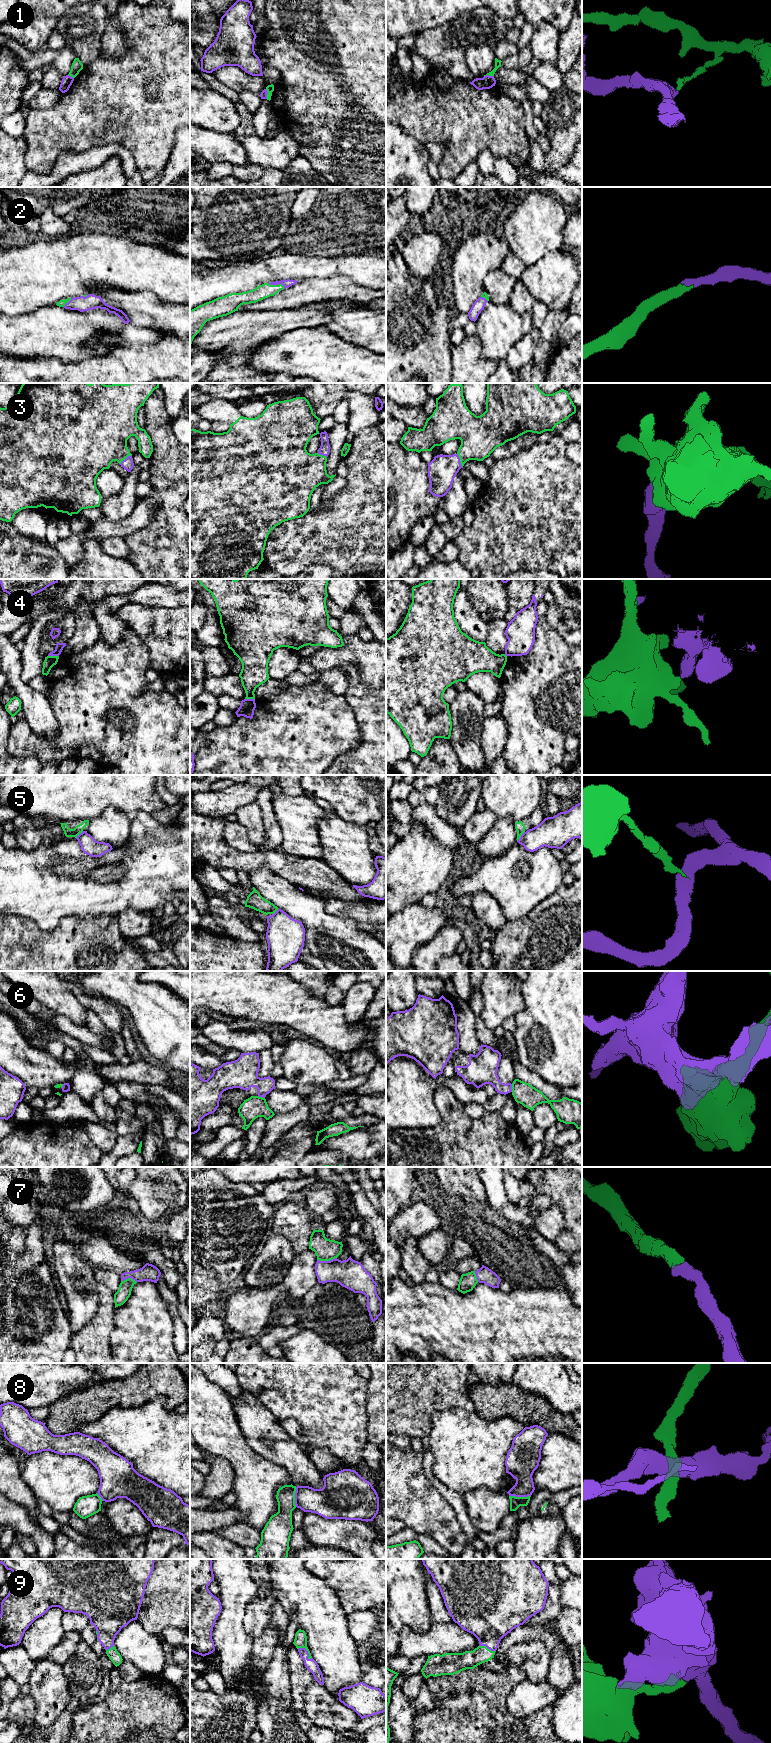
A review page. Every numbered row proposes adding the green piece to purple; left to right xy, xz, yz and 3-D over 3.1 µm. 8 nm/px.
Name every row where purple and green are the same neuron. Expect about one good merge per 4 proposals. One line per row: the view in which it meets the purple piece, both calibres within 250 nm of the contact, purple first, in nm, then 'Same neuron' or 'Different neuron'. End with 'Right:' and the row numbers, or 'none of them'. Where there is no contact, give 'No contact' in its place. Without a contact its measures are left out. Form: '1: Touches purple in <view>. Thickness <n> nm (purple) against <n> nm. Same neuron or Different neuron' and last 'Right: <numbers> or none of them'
1: Touches purple in yz. Thickness 110 nm (purple) against 50 nm. Different neuron
2: Touches purple in xz. Thickness 70 nm (purple) against 120 nm. Same neuron
3: Touches purple in yz. Thickness 240 nm (purple) against 320 nm. Same neuron
4: Touches purple in xy. Thickness 70 nm (purple) against 90 nm. Different neuron
5: Touches purple in yz. Thickness 240 nm (purple) against 80 nm. Different neuron
6: Touches purple in yz. Thickness 190 nm (purple) against 170 nm. Different neuron
7: Touches purple in xz. Thickness 240 nm (purple) against 180 nm. Same neuron
8: Touches purple in yz. Thickness 220 nm (purple) against 100 nm. Different neuron
9: Touches purple in xz. Thickness 90 nm (purple) against 110 nm. Same neuron
Right: 2, 3, 7, 9

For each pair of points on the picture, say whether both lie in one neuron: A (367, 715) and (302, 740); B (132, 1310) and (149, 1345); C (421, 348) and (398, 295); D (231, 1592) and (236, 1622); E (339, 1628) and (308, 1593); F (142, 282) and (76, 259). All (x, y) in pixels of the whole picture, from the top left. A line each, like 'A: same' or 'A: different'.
A: different
B: same
C: same
D: same
E: same
F: same

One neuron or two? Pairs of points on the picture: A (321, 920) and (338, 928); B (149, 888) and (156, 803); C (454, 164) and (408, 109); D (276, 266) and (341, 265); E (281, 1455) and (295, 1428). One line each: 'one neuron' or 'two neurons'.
A: one neuron
B: two neurons
C: one neuron
D: one neuron
E: two neurons

